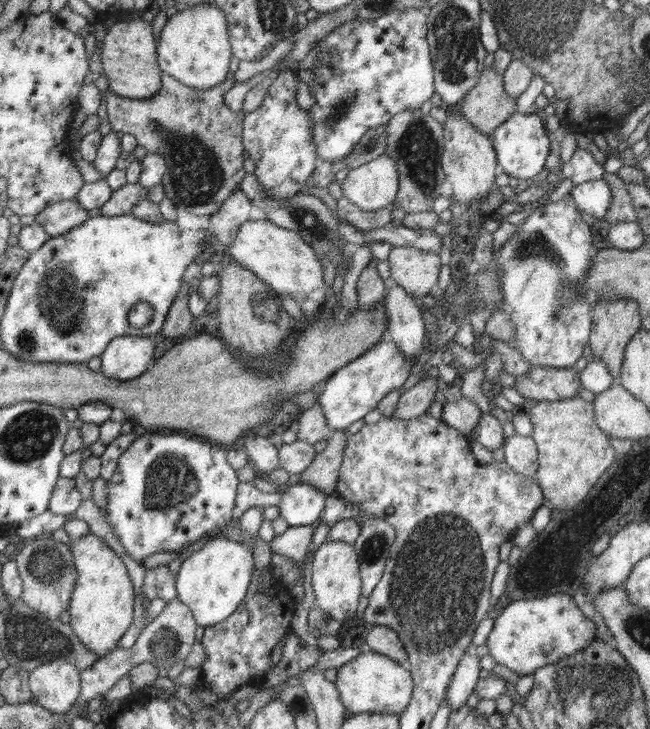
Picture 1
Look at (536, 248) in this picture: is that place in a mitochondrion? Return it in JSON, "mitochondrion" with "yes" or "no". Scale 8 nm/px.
{"mitochondrion":"yes"}

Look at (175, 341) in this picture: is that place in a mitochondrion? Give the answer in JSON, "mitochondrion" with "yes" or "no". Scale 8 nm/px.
{"mitochondrion":"no"}

